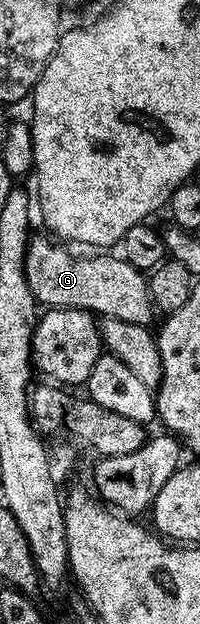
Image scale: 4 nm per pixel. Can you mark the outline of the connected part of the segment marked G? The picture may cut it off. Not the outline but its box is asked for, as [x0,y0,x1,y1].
[23,234,157,325]

